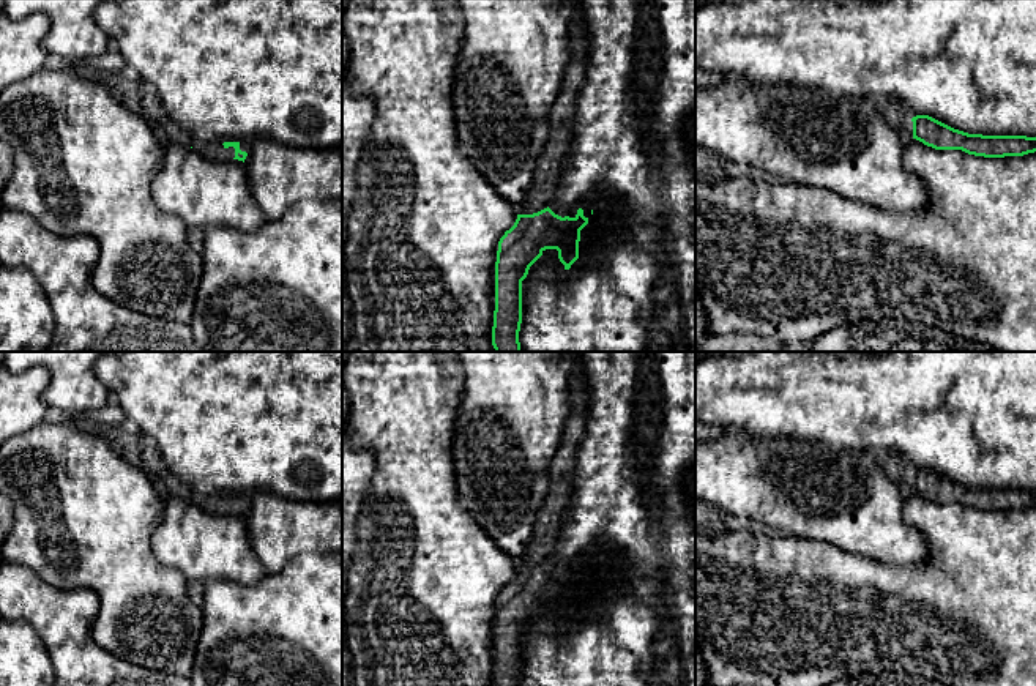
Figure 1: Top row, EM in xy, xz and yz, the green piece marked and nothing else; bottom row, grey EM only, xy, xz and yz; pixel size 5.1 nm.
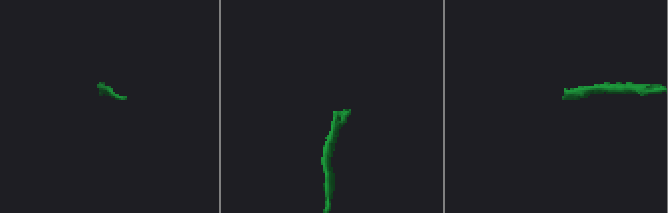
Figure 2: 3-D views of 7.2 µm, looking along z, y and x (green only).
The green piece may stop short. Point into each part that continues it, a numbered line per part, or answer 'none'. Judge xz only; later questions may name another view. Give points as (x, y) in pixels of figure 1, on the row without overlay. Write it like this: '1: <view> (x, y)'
1: xz (551, 514)

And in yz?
1: yz (894, 469)

